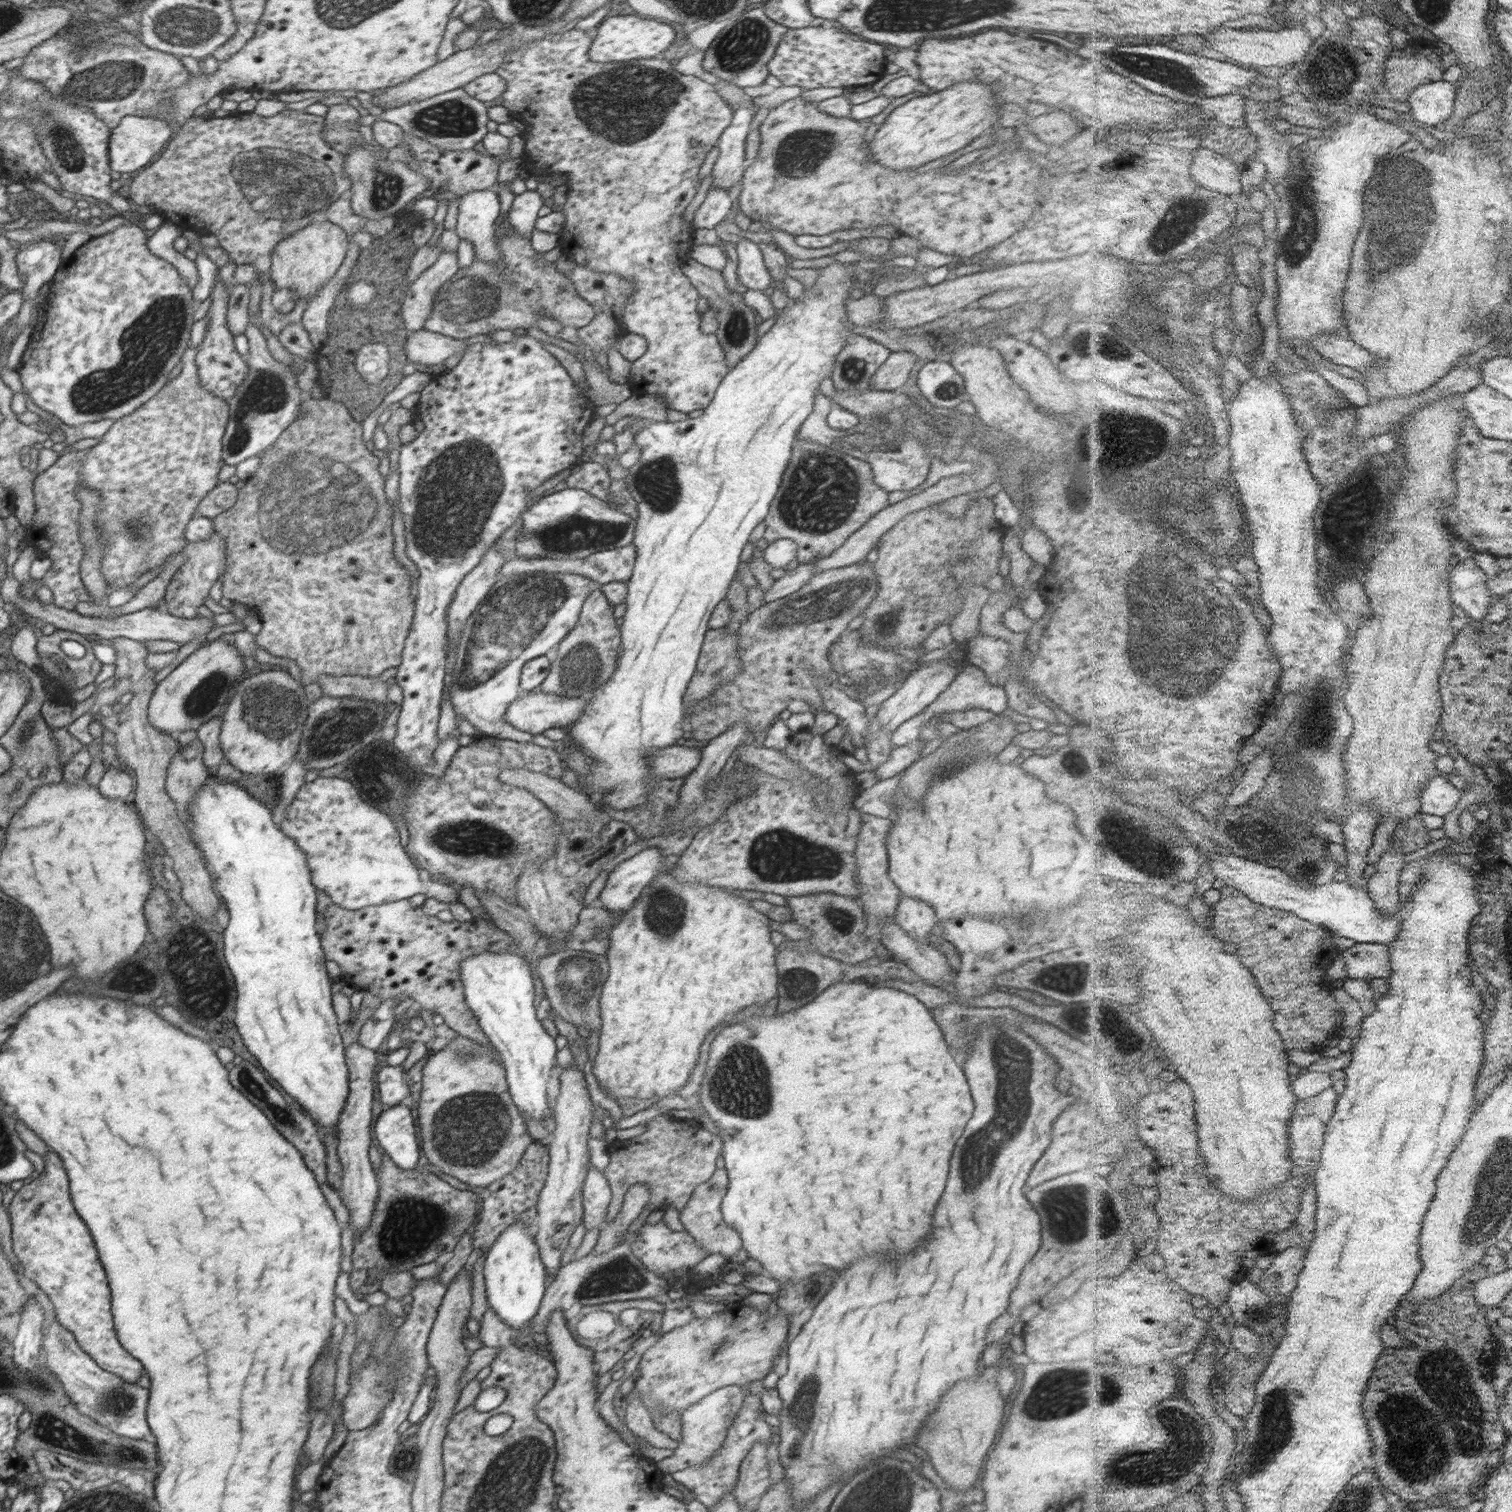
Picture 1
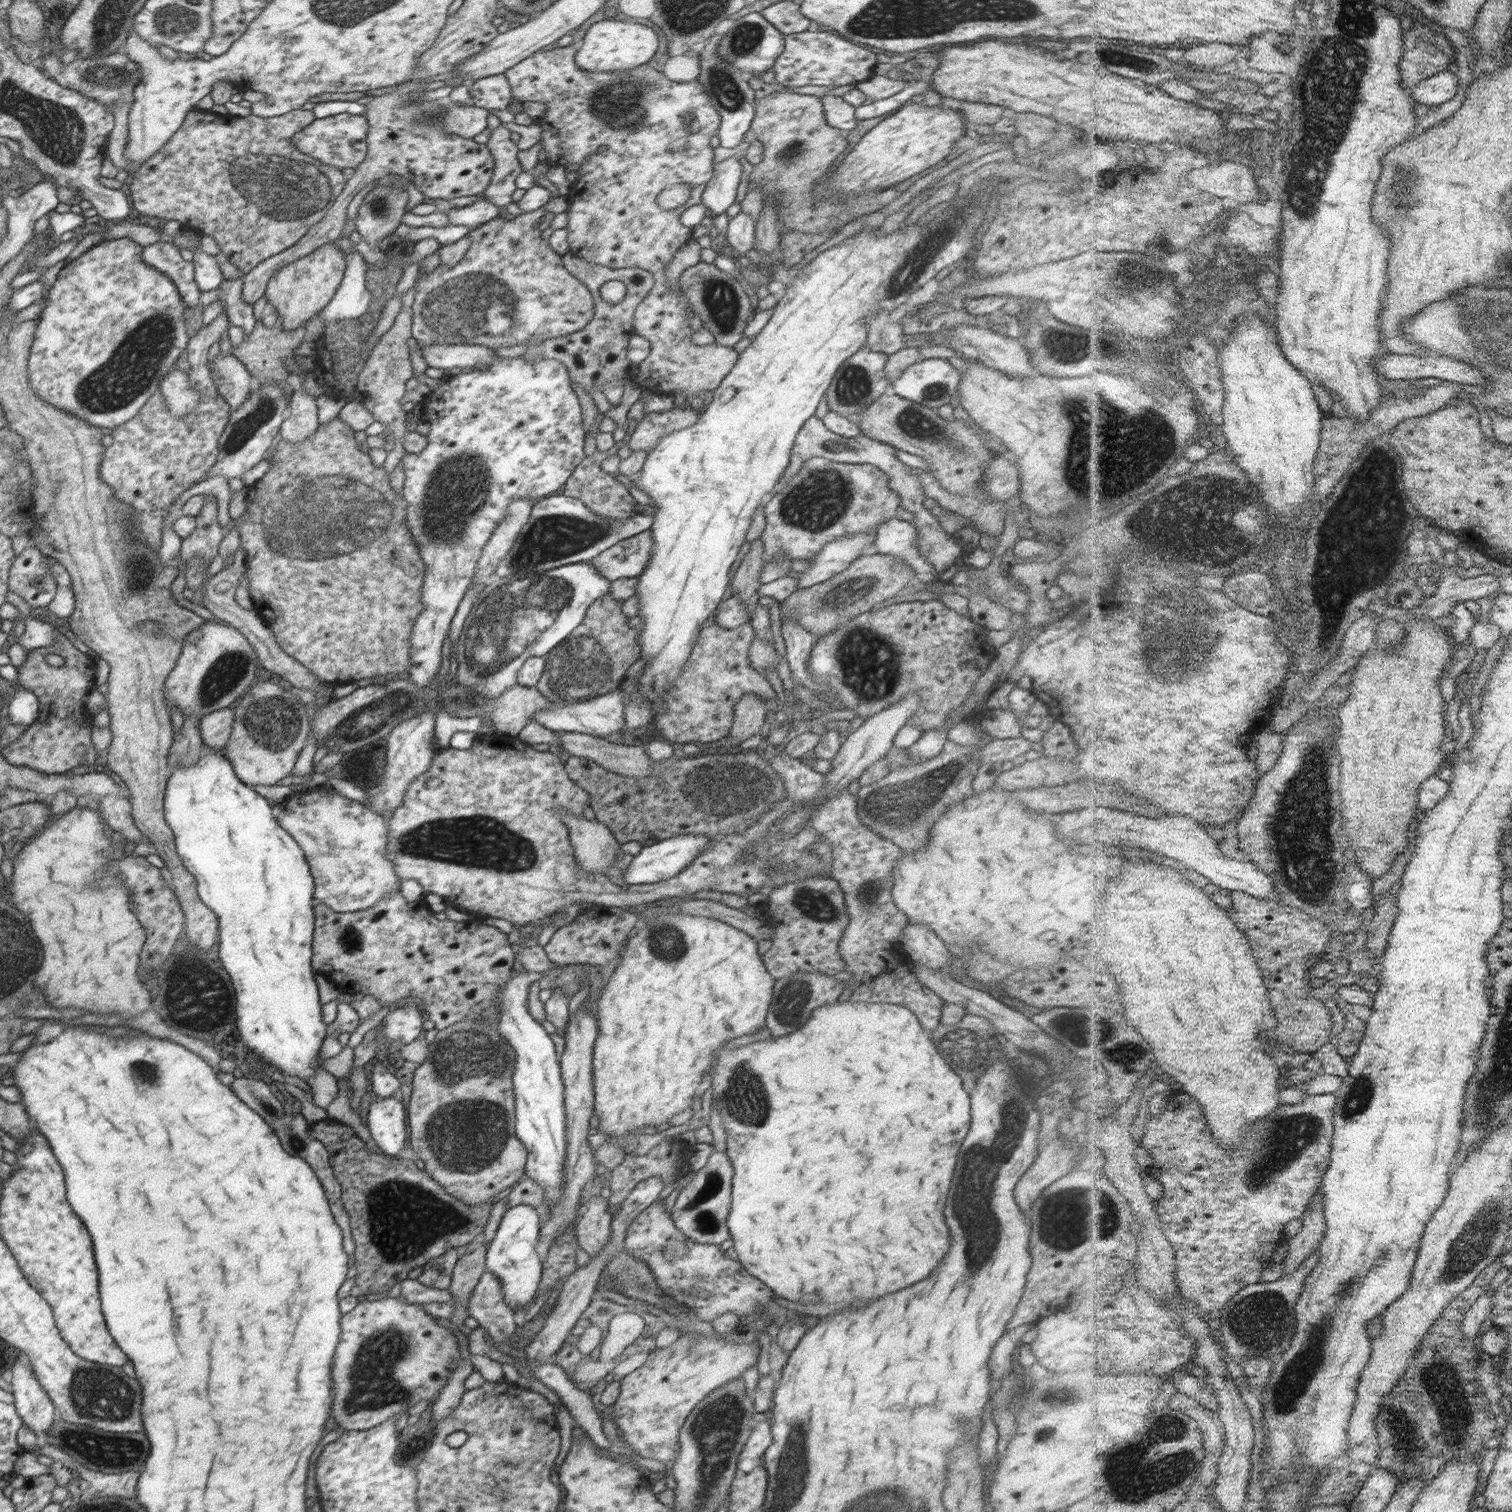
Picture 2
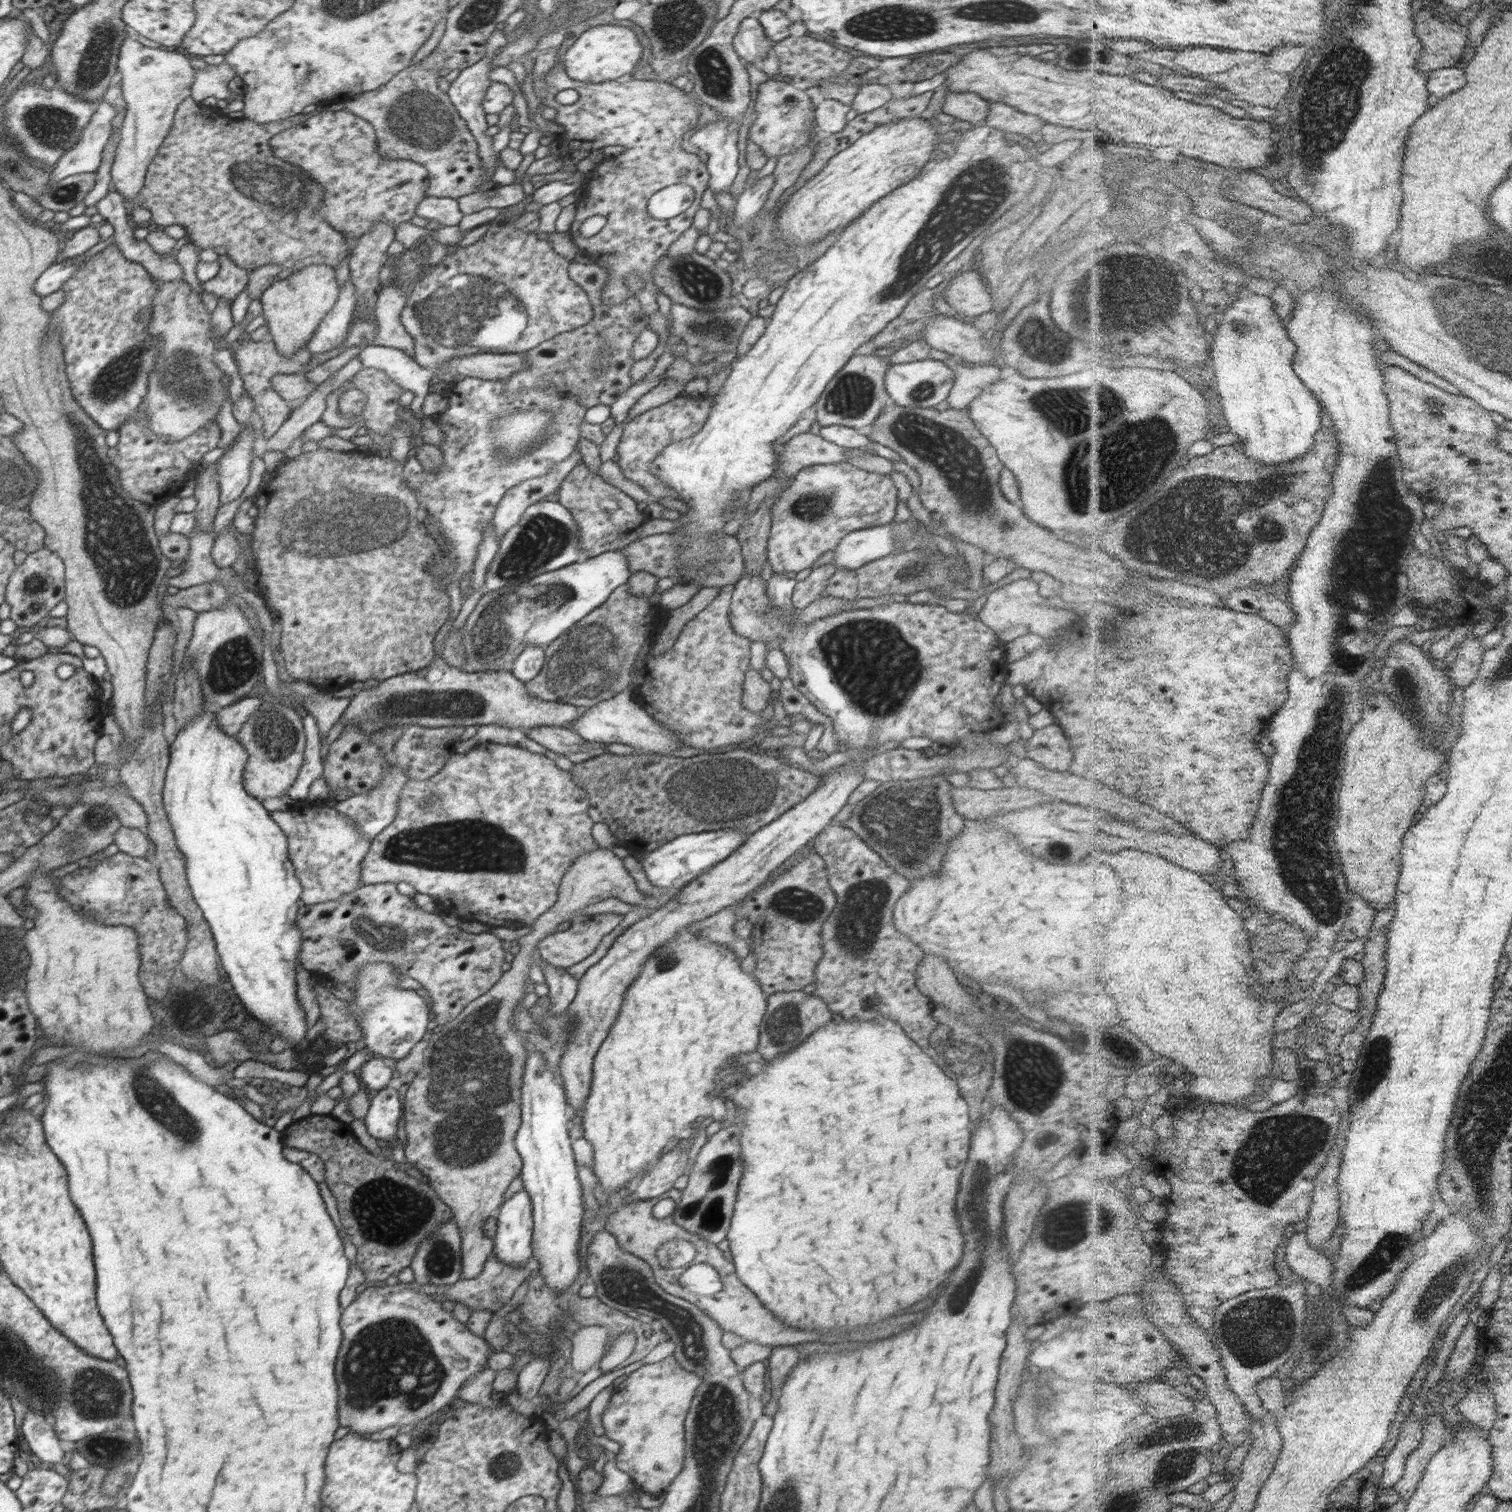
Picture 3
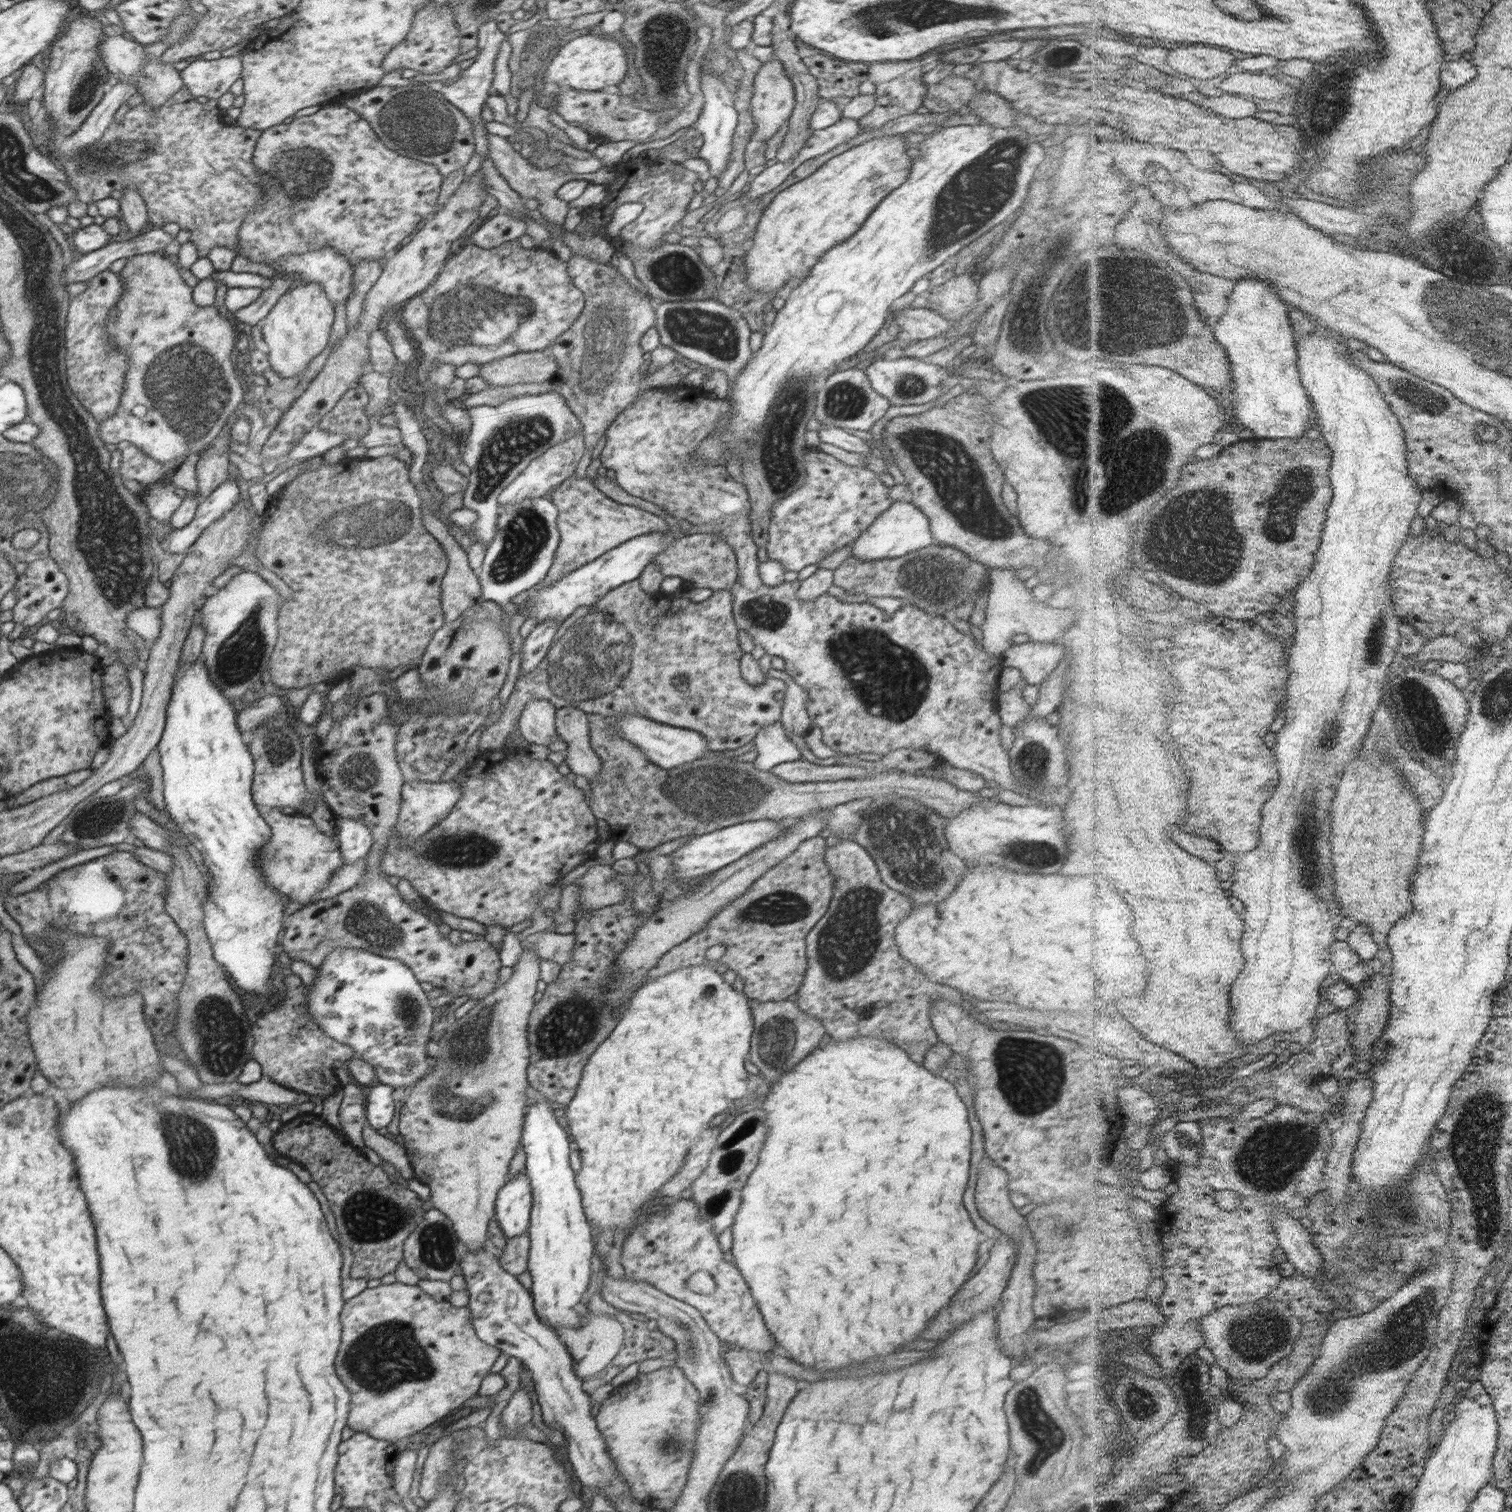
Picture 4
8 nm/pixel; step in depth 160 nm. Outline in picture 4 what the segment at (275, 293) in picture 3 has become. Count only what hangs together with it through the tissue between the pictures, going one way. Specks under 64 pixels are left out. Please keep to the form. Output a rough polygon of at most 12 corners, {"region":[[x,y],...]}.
{"region":[[317,282],[265,317],[269,364],[299,376],[330,340],[335,305]]}

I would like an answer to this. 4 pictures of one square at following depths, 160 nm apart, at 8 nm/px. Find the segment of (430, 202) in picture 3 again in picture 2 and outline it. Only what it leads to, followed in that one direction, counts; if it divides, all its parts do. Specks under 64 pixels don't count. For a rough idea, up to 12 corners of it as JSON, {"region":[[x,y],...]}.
{"region":[[483,198],[464,208],[437,199],[450,225],[476,228],[494,220],[500,207]]}

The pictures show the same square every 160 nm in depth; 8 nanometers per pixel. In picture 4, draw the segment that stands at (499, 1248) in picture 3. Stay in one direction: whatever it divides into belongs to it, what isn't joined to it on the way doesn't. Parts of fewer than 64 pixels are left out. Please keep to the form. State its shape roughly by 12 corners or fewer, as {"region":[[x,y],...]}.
{"region":[[526,1171],[498,1191],[495,1222],[508,1239],[528,1231]]}

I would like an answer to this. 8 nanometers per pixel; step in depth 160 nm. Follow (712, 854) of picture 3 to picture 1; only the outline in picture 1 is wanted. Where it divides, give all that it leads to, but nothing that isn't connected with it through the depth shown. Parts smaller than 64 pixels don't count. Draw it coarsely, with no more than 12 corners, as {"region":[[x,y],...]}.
{"region":[[647,847],[615,866],[599,894],[625,912],[665,867]]}

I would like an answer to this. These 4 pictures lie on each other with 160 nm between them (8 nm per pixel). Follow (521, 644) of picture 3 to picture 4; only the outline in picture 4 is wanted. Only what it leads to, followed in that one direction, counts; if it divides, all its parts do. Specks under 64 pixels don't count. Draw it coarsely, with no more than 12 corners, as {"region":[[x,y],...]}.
{"region":[[635,536],[556,583],[517,597],[538,623],[568,620],[638,580],[672,540]]}

